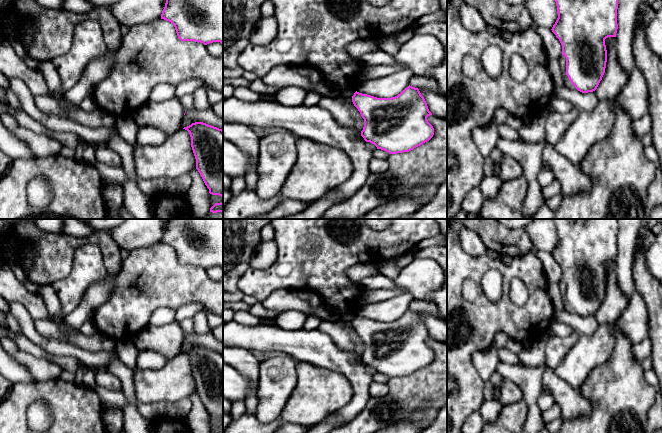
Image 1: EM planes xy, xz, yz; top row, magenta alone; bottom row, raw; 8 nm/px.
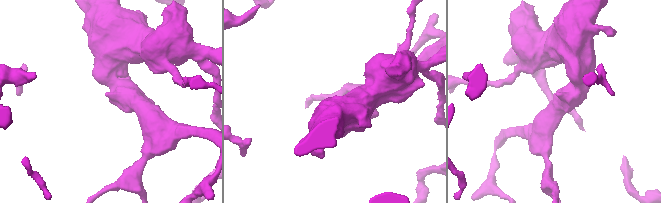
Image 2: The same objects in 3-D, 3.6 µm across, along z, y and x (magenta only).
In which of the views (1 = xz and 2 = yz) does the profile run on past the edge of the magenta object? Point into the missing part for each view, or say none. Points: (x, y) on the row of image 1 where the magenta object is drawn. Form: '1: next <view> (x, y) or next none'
1: next none
2: next none

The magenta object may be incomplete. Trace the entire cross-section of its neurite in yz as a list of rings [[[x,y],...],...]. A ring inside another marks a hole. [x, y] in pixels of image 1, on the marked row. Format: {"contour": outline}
{"contour": [[[555,0],[558,18],[552,27],[566,58],[566,75],[582,92],[597,89],[605,73],[607,50],[605,39],[616,37],[618,0]]]}

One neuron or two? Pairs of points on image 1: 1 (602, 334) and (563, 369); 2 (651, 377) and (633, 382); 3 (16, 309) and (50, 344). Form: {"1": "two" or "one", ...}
{"1": "one", "2": "two", "3": "one"}

